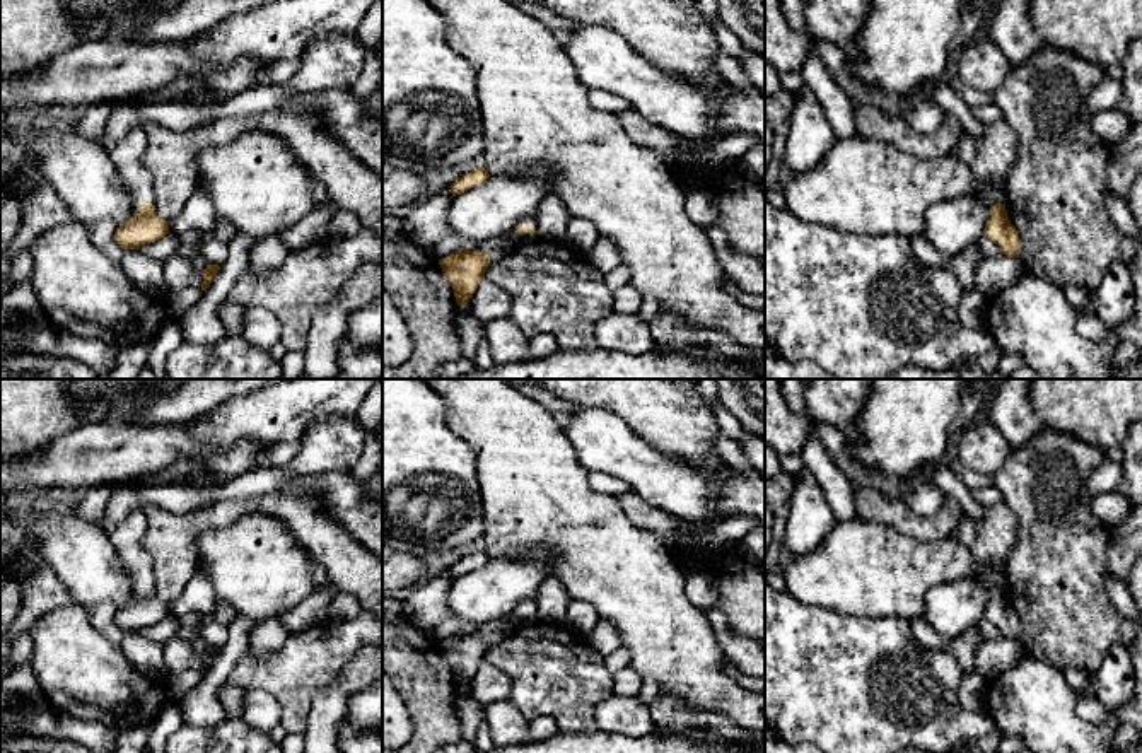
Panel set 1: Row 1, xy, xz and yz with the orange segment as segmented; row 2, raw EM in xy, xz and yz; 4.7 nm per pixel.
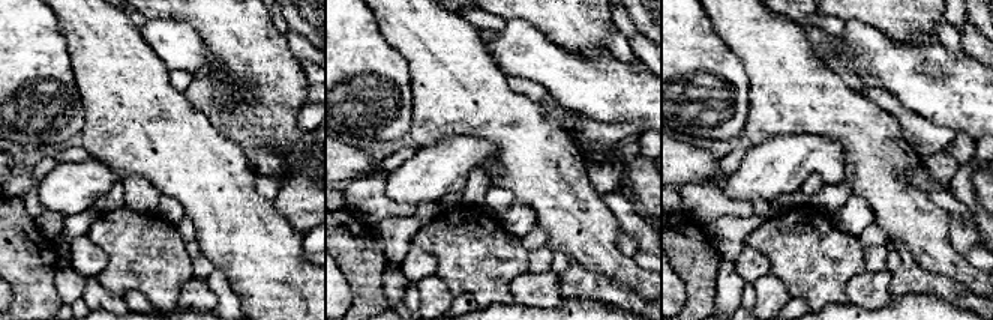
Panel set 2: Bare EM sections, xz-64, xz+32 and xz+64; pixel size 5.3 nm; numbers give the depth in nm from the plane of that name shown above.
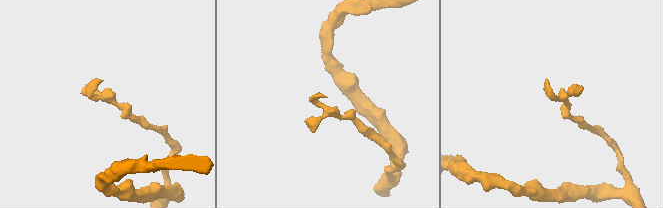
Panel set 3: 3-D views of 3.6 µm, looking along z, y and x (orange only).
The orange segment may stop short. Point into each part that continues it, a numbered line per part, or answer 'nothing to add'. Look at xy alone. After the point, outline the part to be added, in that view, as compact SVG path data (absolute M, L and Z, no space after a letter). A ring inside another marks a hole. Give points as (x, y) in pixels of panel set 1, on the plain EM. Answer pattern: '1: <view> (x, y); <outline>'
1: xy (125, 537); M135 509L119 522L113 522L104 517L101 529L118 552L130 577L138 586L154 586L154 562L152 557L142 548L142 536L147 529L145 512L142 509Z

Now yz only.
1: yz (997, 576); M995 560L992 569L987 572L990 586L1002 586L1005 587L1007 582L1007 565L1002 560Z

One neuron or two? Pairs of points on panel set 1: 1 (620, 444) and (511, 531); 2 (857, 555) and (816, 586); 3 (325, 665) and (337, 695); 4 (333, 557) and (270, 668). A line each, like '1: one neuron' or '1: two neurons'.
1: two neurons
2: one neuron
3: two neurons
4: two neurons

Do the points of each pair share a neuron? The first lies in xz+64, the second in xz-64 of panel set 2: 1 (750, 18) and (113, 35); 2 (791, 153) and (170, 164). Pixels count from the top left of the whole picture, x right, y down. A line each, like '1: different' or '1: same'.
1: same
2: different

